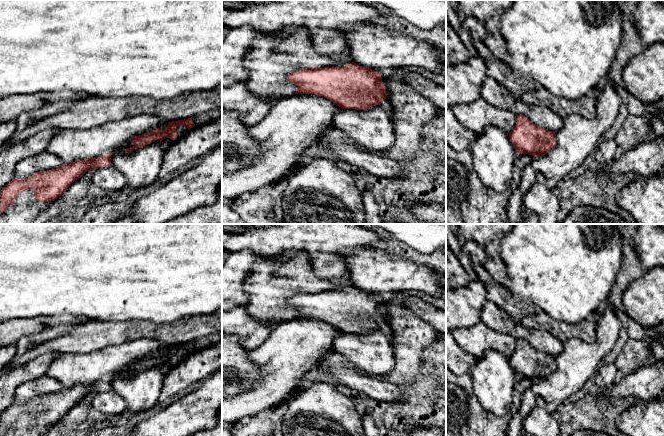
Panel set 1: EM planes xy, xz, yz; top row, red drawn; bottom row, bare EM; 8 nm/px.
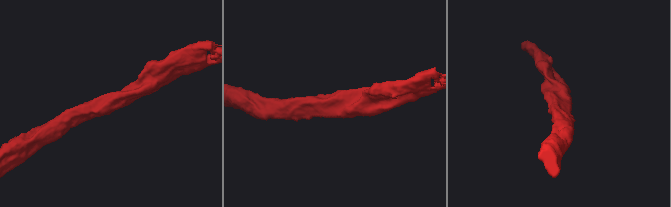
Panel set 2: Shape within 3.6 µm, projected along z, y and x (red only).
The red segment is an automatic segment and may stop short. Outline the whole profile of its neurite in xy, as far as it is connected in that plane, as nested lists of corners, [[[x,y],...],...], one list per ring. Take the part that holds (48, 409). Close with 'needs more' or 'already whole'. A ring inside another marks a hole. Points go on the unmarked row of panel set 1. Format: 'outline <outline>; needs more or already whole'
outline [[[112,377],[97,382],[77,384],[58,393],[41,395],[27,403],[13,403],[0,415],[0,436],[12,430],[19,418],[32,413],[39,426],[54,425],[87,395],[111,388]]]; already whole

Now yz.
outline [[[517,339],[514,353],[509,357],[518,378],[542,380],[555,372],[557,369],[556,358],[546,352],[532,347],[524,339]]]; already whole

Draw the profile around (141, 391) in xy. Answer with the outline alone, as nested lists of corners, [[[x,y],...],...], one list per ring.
[[[131,363],[113,375],[111,388],[124,398],[129,410],[148,410],[159,401],[164,382],[160,366],[134,373]]]

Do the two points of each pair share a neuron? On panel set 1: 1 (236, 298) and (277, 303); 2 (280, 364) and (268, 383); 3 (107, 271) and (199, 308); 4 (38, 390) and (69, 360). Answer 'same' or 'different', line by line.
1: different
2: same
3: same
4: different

